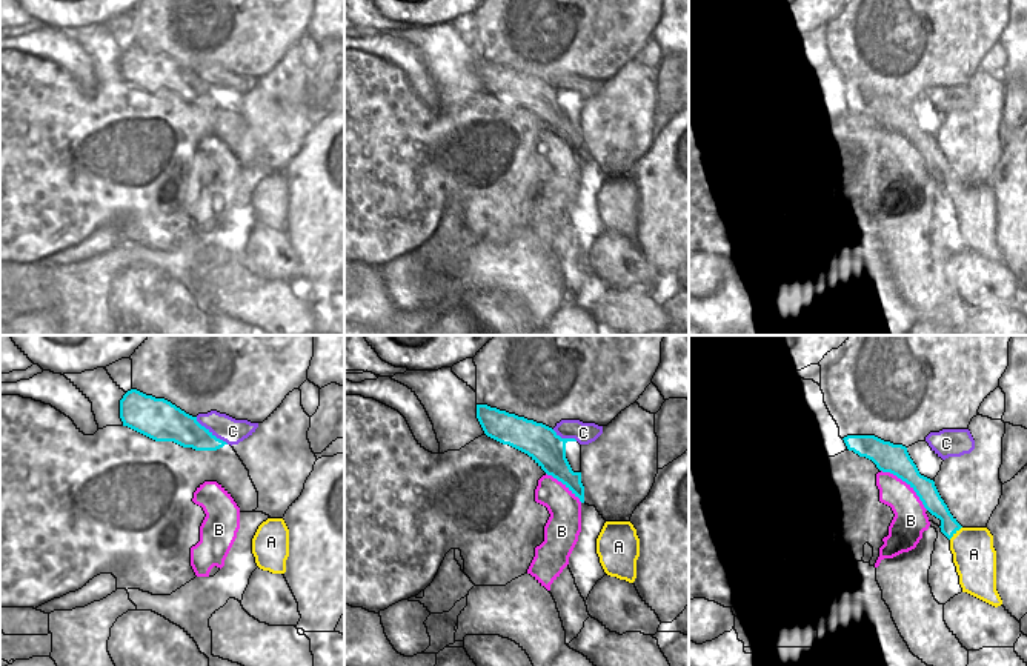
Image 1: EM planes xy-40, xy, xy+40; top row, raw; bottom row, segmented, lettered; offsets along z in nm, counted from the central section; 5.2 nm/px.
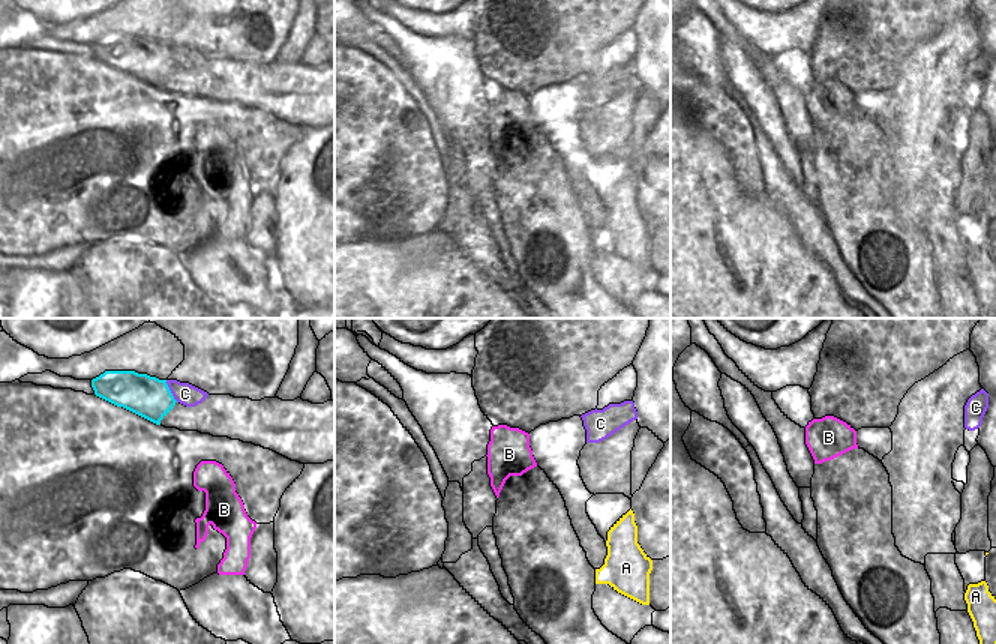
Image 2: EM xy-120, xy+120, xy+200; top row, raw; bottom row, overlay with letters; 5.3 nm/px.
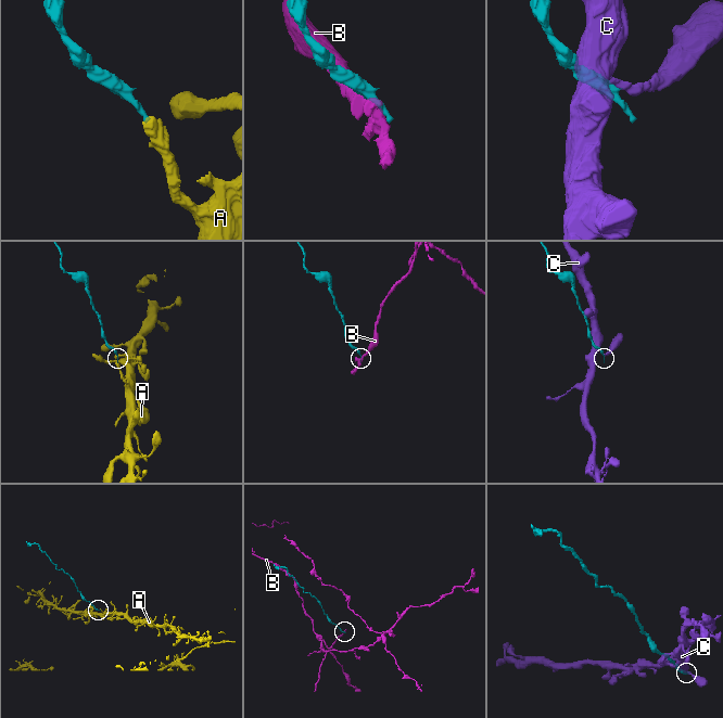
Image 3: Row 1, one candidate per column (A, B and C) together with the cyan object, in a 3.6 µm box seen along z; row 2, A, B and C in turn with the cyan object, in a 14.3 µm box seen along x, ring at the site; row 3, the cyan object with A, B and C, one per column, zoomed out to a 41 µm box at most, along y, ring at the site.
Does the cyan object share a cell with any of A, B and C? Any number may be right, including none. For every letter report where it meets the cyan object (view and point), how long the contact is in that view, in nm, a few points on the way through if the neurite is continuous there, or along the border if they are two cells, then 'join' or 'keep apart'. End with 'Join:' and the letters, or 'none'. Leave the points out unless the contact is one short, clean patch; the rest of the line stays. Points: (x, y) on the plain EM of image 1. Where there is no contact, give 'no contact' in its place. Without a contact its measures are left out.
A: meets cyan in xy+40 at (955, 188); contact 100 nm long; border along xy+40 (961, 182), (949, 194); keep apart
B: meets cyan in xy+40 at (907, 139); contact 320 nm long; border along xy+40 (881, 125), (900, 133), (927, 165); keep apart
C: meets cyan in xy-40 at (211, 88); contact 220 nm long; keep apart
Join: none

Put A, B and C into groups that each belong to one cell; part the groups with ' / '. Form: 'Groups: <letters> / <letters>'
Groups: A / B / C.

